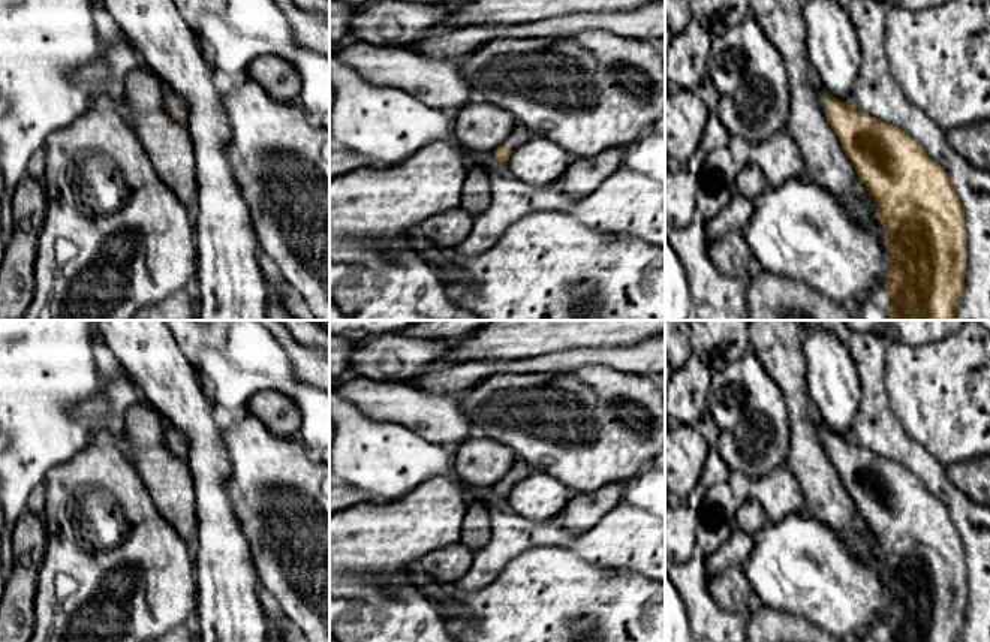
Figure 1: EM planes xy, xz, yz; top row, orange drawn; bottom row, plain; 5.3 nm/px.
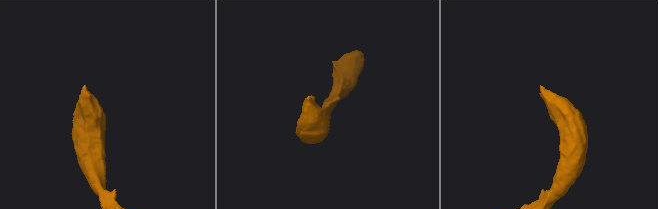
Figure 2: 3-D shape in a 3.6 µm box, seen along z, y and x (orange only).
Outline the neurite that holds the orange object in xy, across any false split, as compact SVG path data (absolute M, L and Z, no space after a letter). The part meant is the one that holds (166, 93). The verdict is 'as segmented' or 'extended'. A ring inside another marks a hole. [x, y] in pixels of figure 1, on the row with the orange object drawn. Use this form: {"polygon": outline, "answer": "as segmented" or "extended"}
{"polygon": "M166 90L165 103L171 115L178 123L187 123L190 112L189 112L187 102L183 97L180 97L175 91Z", "answer": "extended"}

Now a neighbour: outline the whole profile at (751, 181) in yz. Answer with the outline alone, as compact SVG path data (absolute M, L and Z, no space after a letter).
M750 162L749 165L741 166L741 169L737 174L738 195L753 201L767 187L768 187L768 183L762 171L756 165Z

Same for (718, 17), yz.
M690 0L690 12L695 22L716 36L752 15L749 0Z

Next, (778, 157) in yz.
M788 130L750 144L750 162L762 171L768 187L780 187L788 180L806 177L803 157Z

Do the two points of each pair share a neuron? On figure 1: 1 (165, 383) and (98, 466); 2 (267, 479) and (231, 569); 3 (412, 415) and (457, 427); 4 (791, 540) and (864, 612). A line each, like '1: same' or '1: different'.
1: different
2: different
3: same
4: same

